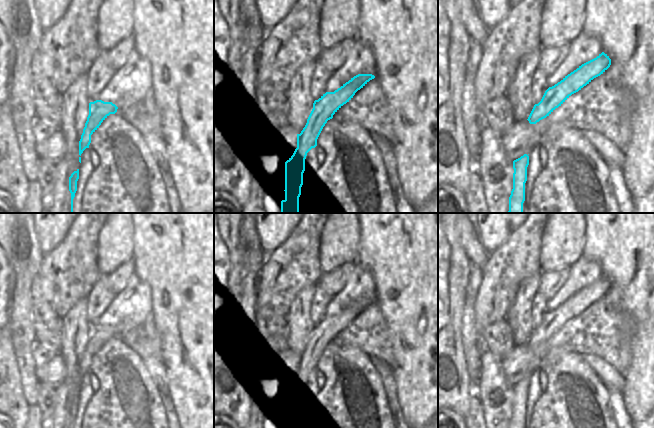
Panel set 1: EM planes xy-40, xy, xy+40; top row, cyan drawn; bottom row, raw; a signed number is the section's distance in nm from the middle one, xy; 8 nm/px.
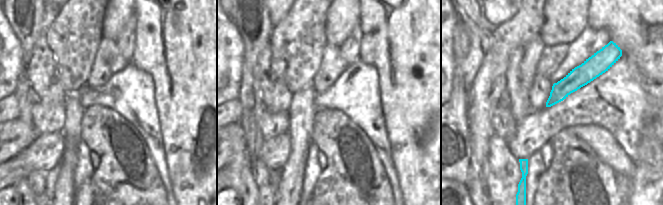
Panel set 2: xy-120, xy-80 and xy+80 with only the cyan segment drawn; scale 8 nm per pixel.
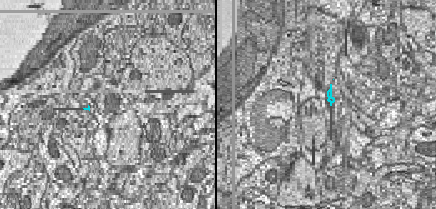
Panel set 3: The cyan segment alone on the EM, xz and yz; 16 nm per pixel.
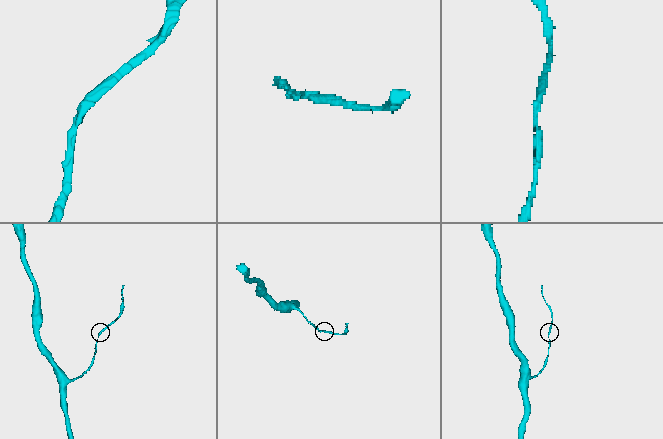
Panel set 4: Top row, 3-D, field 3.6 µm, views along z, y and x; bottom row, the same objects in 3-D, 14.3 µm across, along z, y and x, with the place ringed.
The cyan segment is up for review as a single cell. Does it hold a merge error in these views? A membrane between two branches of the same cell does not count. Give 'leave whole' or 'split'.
leave whole

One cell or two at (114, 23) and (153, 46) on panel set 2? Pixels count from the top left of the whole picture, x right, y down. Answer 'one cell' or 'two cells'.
two cells

